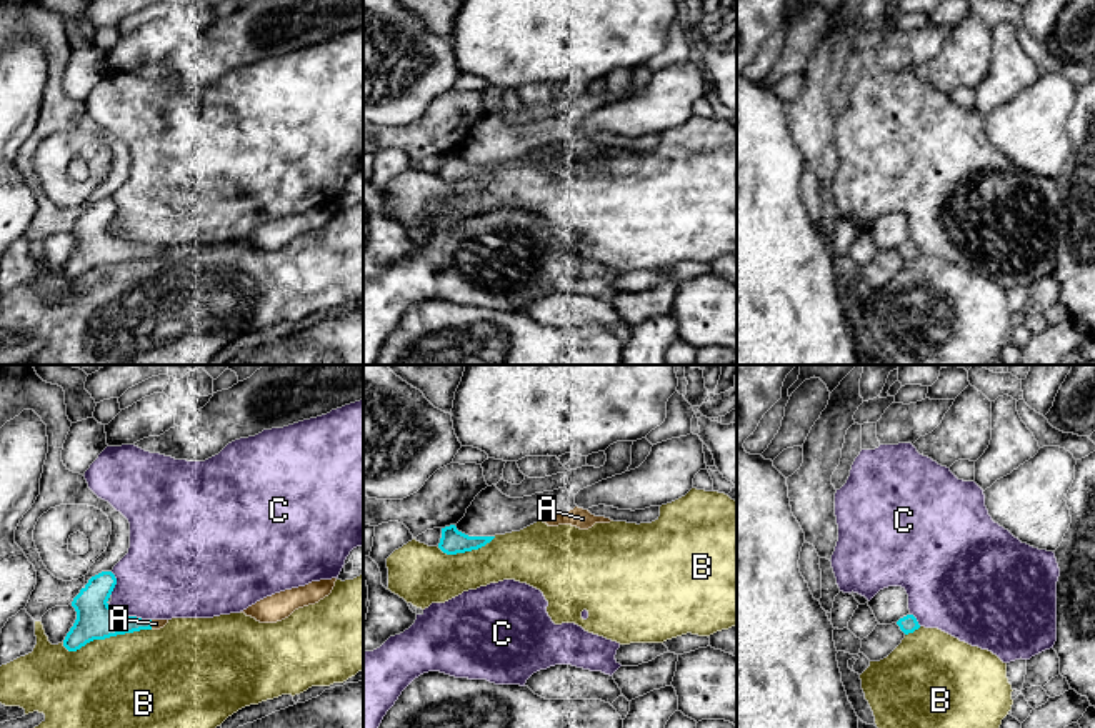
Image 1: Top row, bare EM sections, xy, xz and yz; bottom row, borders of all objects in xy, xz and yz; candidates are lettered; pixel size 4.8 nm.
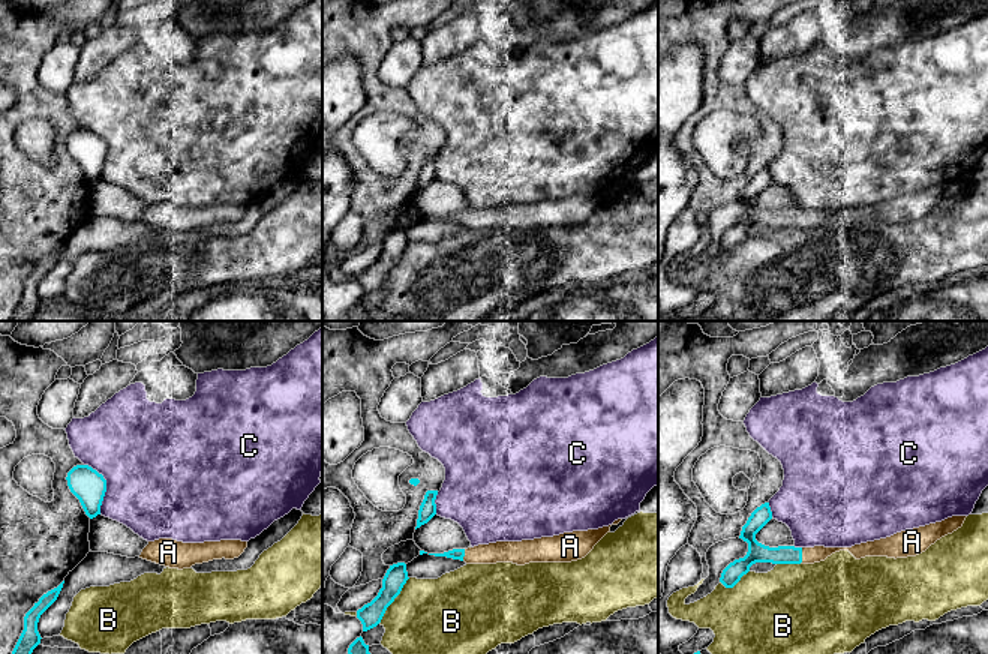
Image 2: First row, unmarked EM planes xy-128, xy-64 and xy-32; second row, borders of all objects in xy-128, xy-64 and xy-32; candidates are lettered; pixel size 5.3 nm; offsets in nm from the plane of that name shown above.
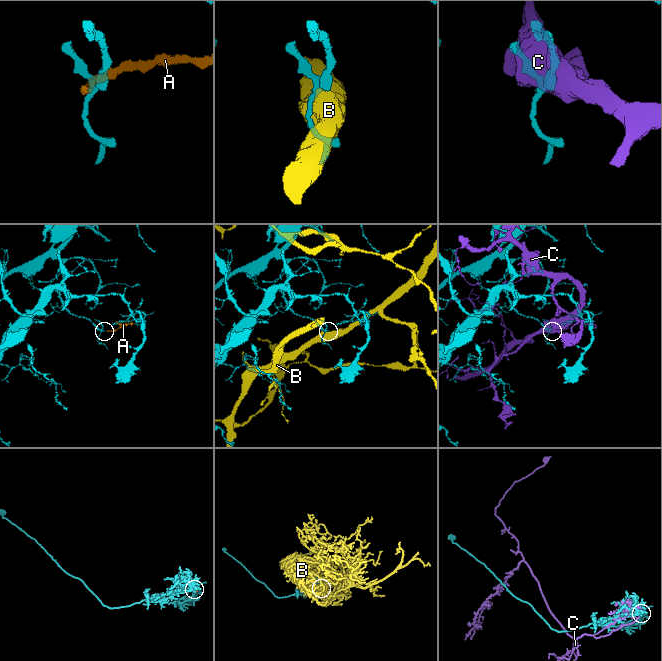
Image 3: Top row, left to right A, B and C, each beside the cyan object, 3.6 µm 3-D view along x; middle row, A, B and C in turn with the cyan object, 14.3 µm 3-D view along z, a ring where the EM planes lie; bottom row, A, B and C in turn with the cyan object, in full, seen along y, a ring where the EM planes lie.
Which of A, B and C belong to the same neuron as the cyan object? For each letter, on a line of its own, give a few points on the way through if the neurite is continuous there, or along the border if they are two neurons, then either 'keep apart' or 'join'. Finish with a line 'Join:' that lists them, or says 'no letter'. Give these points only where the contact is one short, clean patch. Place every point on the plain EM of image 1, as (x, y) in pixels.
A: way xy (99, 249), (150, 252), (155, 250); join
B: keep apart
C: keep apart
Join: A

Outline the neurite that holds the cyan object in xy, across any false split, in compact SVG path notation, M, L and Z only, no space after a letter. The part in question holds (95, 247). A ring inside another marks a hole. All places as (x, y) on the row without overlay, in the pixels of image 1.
M102 198L92 203L73 225L72 233L77 238L77 247L63 267L68 278L77 278L93 267L140 257L160 257L168 250L168 247L142 247L115 240L107 230L115 212L115 202Z

